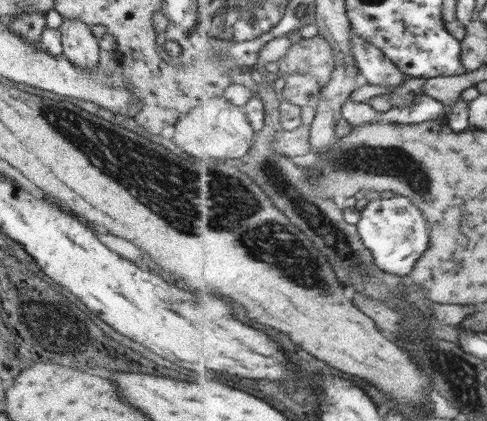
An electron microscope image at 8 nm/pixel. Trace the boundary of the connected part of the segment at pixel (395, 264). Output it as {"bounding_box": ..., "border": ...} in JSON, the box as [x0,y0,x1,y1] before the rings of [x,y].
{"bounding_box":[359,195,431,278],"border":[[[396,195],[389,199],[371,201],[361,213],[359,231],[375,255],[376,262],[390,274],[409,278],[416,273],[420,258],[427,255],[431,247],[431,222],[423,210],[407,196]]]}

